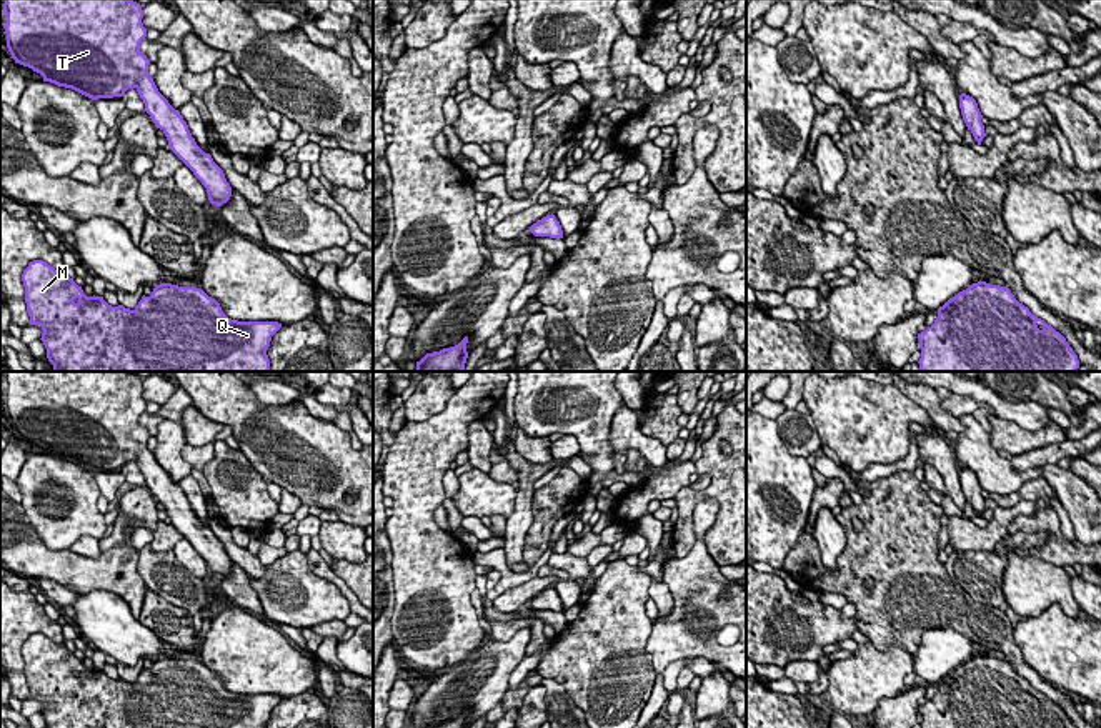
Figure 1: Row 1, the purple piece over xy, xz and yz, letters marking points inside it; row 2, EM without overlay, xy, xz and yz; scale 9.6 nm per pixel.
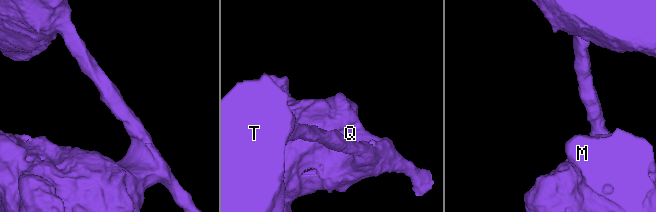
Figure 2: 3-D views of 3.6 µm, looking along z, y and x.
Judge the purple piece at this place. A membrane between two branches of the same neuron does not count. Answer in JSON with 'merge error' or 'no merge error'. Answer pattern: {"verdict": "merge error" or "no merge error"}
{"verdict": "no merge error"}

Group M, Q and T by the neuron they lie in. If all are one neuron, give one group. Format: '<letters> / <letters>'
M Q T

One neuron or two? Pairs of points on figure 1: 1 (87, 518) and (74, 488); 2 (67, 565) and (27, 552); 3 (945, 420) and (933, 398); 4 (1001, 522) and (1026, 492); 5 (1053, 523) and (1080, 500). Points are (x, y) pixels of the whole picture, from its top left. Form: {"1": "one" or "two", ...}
{"1": "one", "2": "one", "3": "one", "4": "two", "5": "two"}

